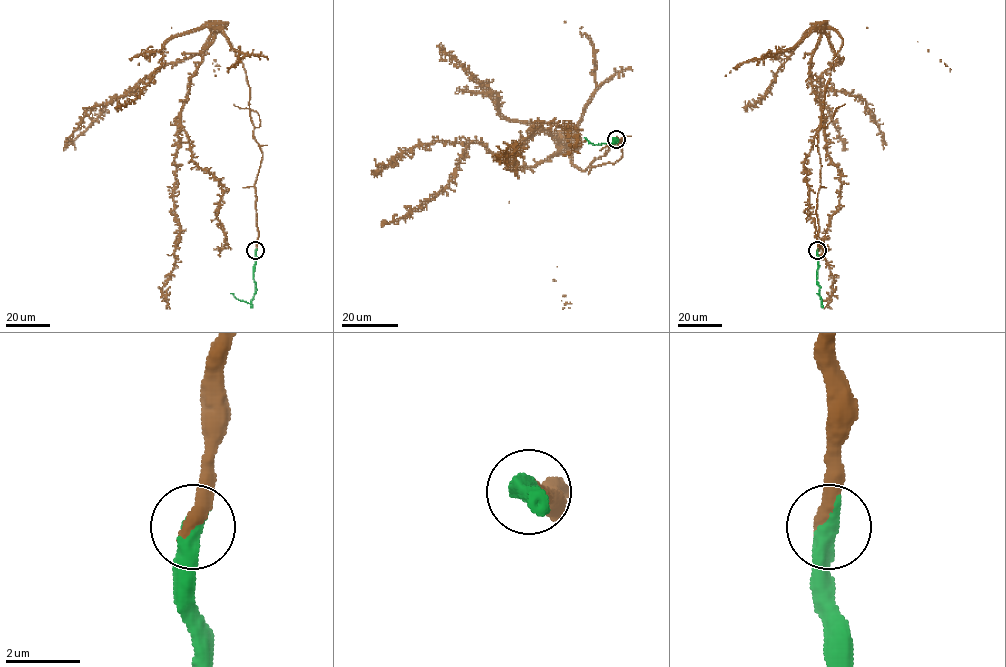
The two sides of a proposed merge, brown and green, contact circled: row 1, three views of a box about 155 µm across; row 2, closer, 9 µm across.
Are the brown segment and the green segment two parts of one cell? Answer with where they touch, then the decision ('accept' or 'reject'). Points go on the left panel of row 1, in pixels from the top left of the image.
at (255, 250); accept

